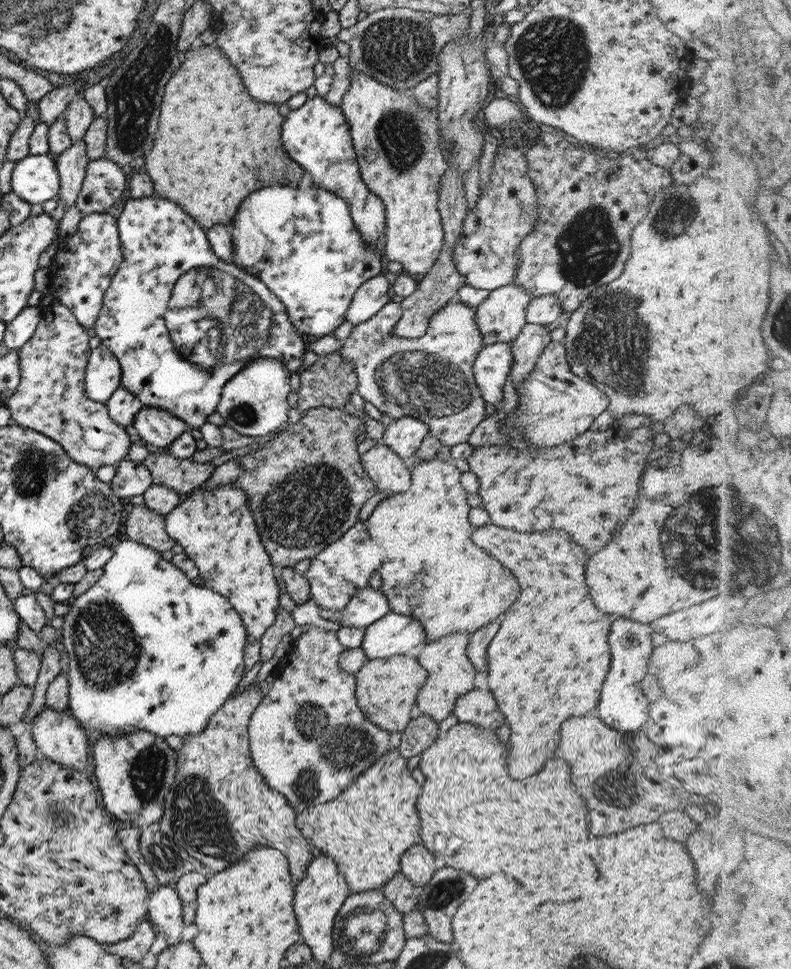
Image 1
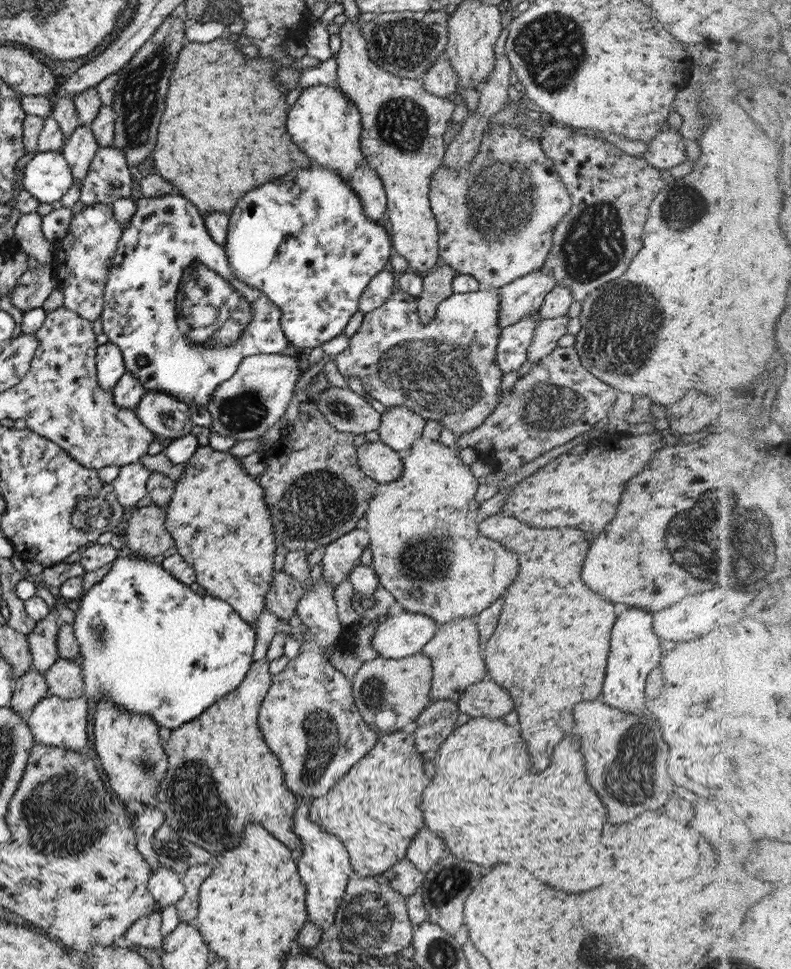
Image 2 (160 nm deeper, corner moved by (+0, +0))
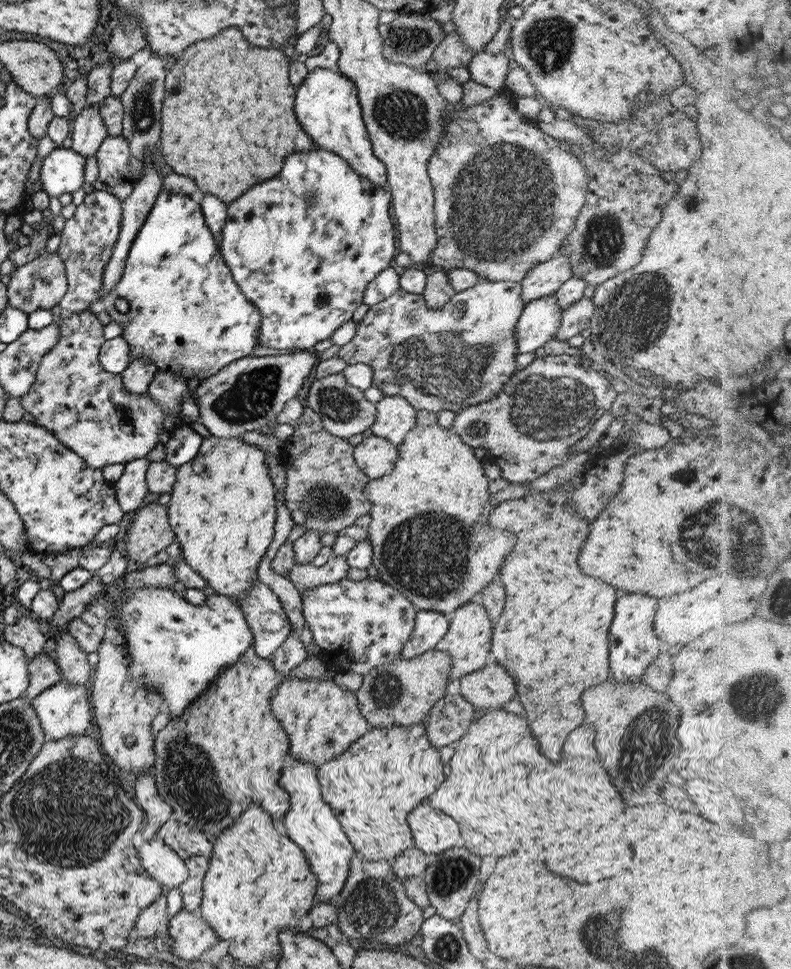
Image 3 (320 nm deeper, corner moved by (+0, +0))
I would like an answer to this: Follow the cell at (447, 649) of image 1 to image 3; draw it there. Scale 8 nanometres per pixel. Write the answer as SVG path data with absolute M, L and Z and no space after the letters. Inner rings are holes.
M478 599L456 608L448 616L448 629L443 638L435 645L435 650L445 652L451 659L448 683L460 676L483 668L487 664L492 635L492 620L488 617L485 607Z

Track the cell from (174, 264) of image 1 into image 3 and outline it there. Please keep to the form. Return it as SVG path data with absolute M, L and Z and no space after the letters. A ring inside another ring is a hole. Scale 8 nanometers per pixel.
M159 191L144 223L137 231L137 234L129 247L125 259L125 266L118 284L107 293L107 296L104 296L104 298L101 299L101 302L99 302L98 305L101 310L107 312L110 320L119 322L121 323L121 326L123 326L121 336L128 344L131 358L136 359L137 357L141 357L142 359L149 359L155 365L156 370L173 372L186 381L191 378L196 378L197 382L201 382L201 380L205 380L205 378L209 378L209 376L213 376L213 374L219 372L223 366L229 364L232 360L237 360L249 355L249 352L255 348L255 345L260 345L258 344L258 340L256 340L260 321L259 313L250 302L247 302L247 299L241 294L239 287L234 283L225 261L221 258L216 236L212 234L204 223L200 203L197 197ZM117 298L123 298L123 300L127 302L128 308L126 312L119 313L115 310L115 300L117 300Z

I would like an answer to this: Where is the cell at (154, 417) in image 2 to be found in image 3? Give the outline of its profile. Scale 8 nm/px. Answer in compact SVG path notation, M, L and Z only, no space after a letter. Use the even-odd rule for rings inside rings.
M156 370L146 393L159 406L166 416L176 416L181 412L183 394L187 390L187 381L173 372Z

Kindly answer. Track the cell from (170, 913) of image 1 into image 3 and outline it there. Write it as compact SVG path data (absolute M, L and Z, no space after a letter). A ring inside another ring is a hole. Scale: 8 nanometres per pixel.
M157 836L137 846L137 855L147 875L157 880L164 892L179 888L187 879L185 862Z

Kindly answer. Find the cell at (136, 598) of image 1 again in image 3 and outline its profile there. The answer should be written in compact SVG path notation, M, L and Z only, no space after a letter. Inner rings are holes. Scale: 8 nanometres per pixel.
M130 588L113 592L103 592L97 602L103 604L110 617L118 620L116 626L124 636L125 654L130 660L130 675L136 683L144 687L153 687L162 698L162 711L171 717L178 715L204 688L213 680L218 672L233 664L239 656L247 652L252 644L252 634L247 621L241 612L240 605L231 597L212 593L201 605L191 605L183 601L183 589L174 588Z

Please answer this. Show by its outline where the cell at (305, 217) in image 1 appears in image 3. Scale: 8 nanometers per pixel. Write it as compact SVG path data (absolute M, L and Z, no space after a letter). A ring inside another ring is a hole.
M317 146L301 151L291 152L283 160L283 168L277 176L265 178L264 182L249 187L241 196L226 205L226 219L216 239L221 258L225 261L234 283L239 287L241 294L250 302L259 313L260 321L256 340L263 348L282 348L289 350L305 351L316 342L330 338L331 333L345 322L351 322L352 312L362 303L362 296L367 283L379 274L384 268L389 267L395 252L395 234L389 218L391 191L387 188L375 188L369 180L356 175L353 169L334 152Z

